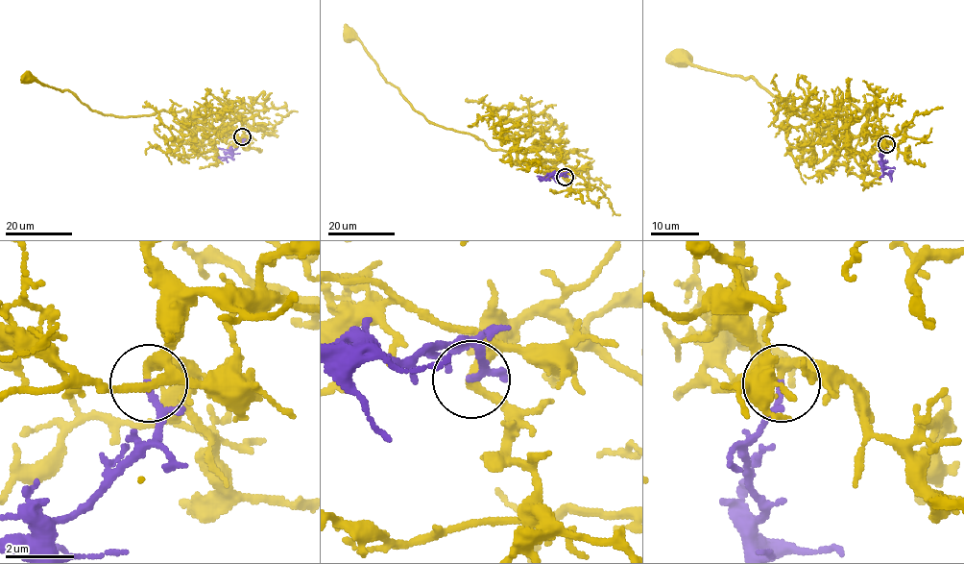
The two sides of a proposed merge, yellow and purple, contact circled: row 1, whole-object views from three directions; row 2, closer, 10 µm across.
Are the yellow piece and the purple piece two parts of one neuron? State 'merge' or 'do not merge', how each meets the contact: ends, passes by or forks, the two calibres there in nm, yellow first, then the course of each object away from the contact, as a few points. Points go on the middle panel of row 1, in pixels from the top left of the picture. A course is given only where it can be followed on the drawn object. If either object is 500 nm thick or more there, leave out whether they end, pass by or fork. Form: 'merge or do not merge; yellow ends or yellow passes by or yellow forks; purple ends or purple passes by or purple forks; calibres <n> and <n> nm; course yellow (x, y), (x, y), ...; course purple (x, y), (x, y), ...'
merge; yellow passes by; purple passes by; calibres 240 and 130 nm; course yellow (565, 177), (565, 170), (513, 161), (507, 152), (492, 150), (469, 134), (431, 123), (389, 83), (345, 24); course purple (565, 177), (565, 173), (539, 179)

